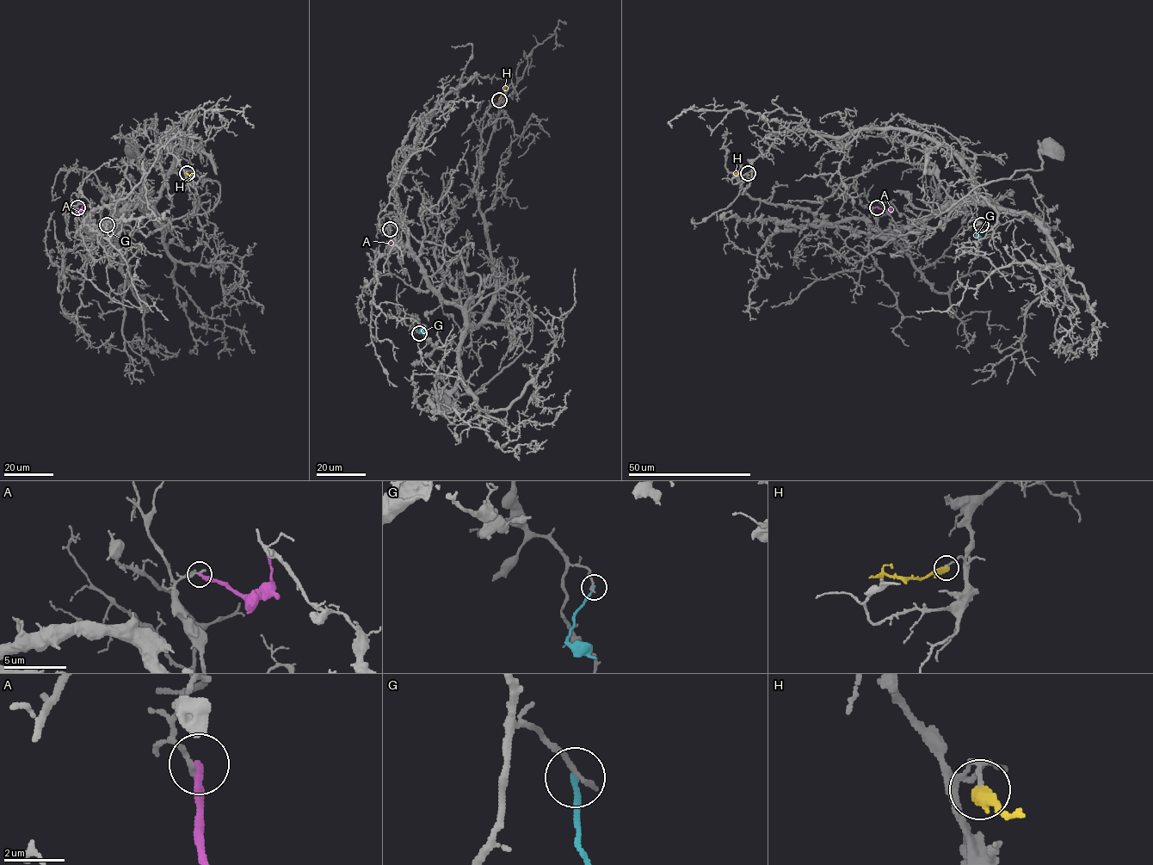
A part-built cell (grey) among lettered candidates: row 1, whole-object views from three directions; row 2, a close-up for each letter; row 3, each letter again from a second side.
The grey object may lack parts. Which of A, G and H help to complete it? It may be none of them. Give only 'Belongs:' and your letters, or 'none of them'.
Belongs: none of them

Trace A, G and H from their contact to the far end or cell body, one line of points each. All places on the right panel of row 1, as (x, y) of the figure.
A: (877, 207), (888, 211), (890, 207), (890, 202)
G: (981, 225), (976, 235), (982, 238)
H: (747, 173), (732, 175)

